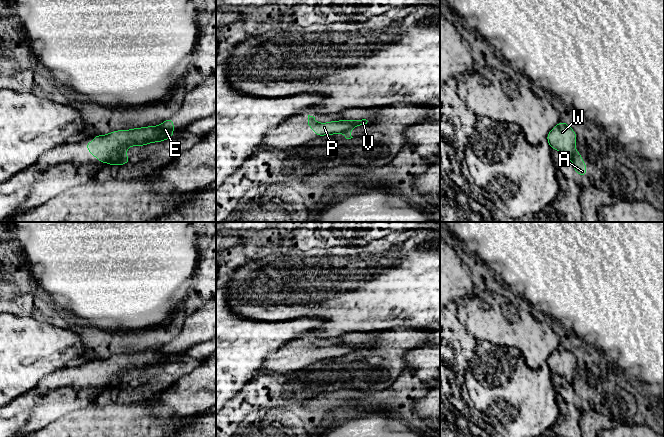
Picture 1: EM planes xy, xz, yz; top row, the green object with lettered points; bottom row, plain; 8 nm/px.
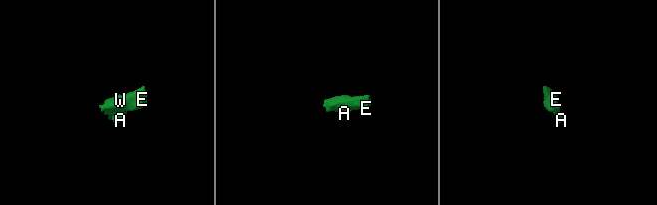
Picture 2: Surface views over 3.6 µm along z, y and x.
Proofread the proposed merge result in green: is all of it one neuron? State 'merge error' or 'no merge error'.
merge error

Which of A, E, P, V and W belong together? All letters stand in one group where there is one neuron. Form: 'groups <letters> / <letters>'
groups A / E P V W

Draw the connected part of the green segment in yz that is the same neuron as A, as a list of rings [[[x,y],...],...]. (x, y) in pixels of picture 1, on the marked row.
[[[576,150],[573,152],[572,162],[574,165],[575,173],[579,174],[581,177],[587,174],[587,165],[583,163],[581,154]]]

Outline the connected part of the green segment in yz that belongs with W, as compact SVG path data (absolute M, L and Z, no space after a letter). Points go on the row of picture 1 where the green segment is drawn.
M560 121L548 133L546 137L551 149L556 149L572 160L573 152L577 142L577 136L574 130L566 123Z

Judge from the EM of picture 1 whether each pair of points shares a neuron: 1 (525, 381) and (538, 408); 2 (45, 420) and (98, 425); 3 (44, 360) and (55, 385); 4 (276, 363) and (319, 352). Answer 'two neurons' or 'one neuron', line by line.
1: one neuron
2: two neurons
3: two neurons
4: one neuron

